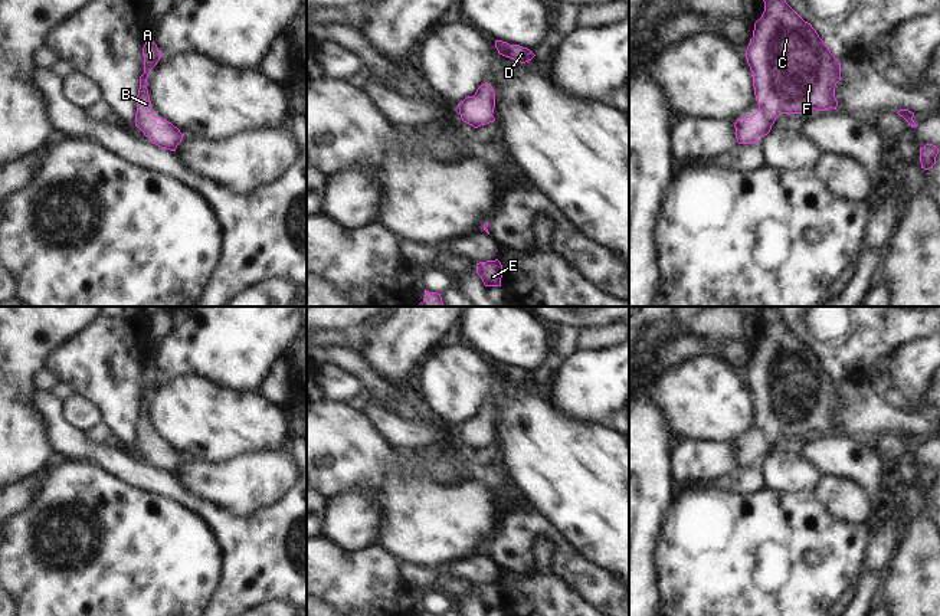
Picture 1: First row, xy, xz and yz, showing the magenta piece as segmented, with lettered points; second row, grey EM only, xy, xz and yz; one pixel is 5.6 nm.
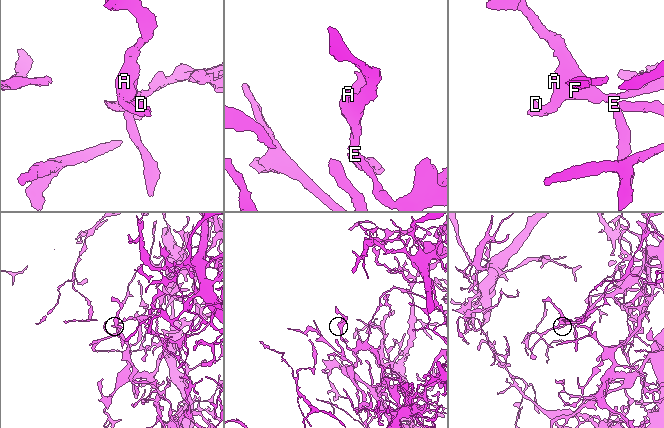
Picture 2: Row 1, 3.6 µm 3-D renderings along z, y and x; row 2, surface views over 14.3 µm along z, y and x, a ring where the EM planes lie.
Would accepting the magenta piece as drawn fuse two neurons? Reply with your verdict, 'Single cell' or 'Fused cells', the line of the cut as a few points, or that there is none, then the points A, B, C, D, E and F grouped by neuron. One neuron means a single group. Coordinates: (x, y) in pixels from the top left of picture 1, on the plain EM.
Single cell. No split. Groups: A B C D E F.

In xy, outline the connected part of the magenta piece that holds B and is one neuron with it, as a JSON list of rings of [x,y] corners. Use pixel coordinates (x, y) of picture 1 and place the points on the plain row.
[[[148,360],[143,370],[144,379],[144,396],[140,399],[140,412],[137,417],[137,436],[135,449],[140,450],[150,463],[161,471],[176,474],[177,468],[181,465],[184,456],[180,455],[167,442],[155,439],[151,433],[151,423],[148,417],[148,396],[163,380],[157,367]]]

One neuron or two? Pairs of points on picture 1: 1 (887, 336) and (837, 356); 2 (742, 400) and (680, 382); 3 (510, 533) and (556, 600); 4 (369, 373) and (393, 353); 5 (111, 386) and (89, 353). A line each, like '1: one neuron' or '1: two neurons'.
1: one neuron
2: one neuron
3: two neurons
4: two neurons
5: one neuron

